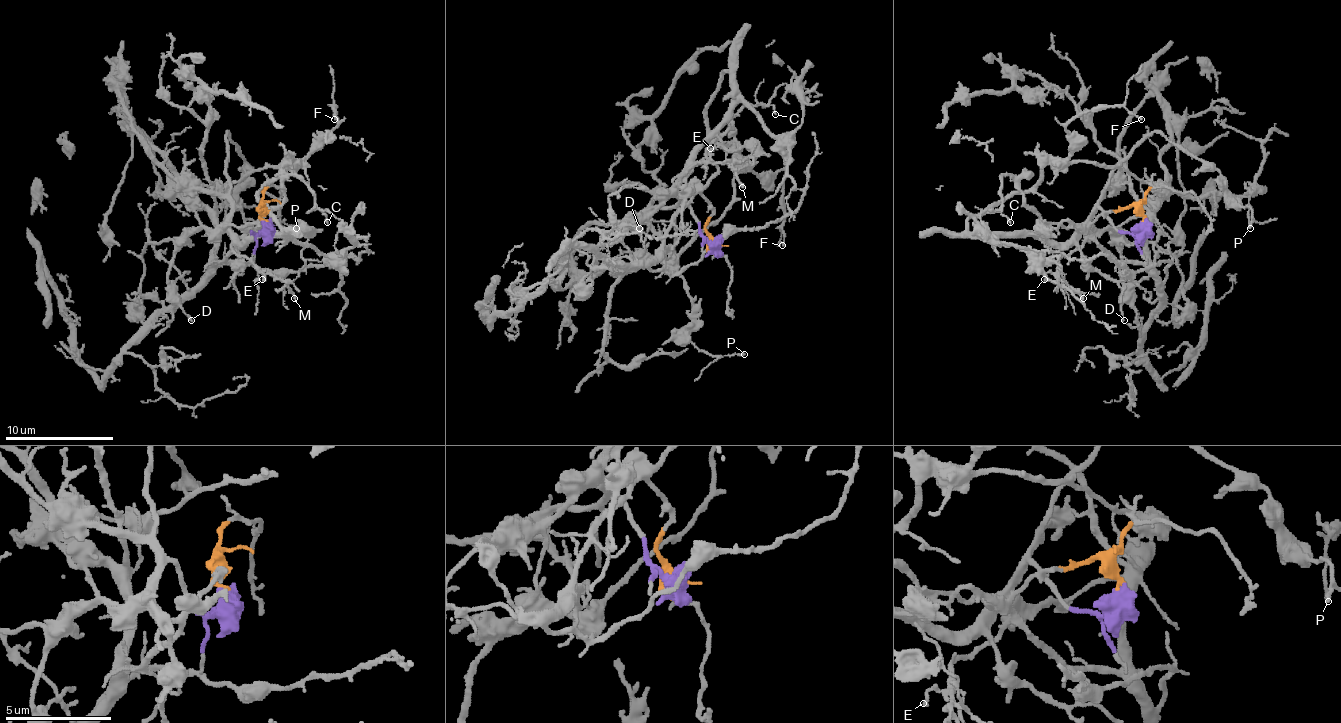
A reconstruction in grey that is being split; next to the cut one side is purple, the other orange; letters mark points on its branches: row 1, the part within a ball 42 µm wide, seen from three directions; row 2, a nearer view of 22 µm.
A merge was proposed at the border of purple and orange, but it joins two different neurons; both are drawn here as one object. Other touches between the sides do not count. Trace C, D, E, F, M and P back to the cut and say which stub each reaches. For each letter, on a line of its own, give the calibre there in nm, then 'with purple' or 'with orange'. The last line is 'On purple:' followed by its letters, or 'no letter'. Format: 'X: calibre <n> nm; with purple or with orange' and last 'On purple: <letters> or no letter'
C: calibre 130 nm; with orange
D: calibre 140 nm; with purple
E: calibre 160 nm; with orange
F: calibre 110 nm; with purple
M: calibre 190 nm; with orange
P: calibre 160 nm; with purple
On purple: D, F, P

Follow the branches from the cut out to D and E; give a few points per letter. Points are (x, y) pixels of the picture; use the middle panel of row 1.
D: (712, 247), (685, 201), (669, 196), (645, 215), (634, 215), (620, 226), (615, 226), (639, 229)
E: (712, 247), (707, 234), (707, 204), (699, 193), (688, 193), (680, 180), (710, 158), (710, 147)

